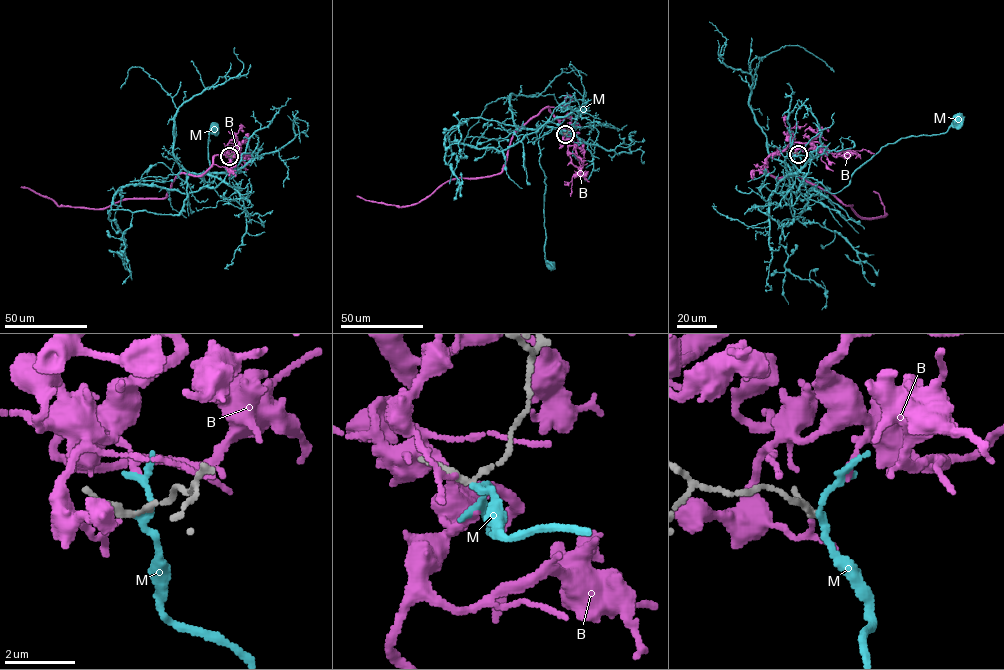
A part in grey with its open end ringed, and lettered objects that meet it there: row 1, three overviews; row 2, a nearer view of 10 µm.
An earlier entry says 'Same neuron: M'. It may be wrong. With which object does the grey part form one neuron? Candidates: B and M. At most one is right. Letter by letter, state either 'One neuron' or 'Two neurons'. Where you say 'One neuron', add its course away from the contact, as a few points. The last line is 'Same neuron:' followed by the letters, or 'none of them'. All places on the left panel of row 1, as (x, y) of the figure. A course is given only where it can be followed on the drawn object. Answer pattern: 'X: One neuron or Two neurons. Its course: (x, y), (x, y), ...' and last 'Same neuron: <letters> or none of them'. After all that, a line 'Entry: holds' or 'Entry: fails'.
B: Two neurons
M: One neuron. Its course: (229, 156), (237, 170), (200, 174), (204, 177), (203, 188), (209, 180), (209, 134), (216, 127)
Same neuron: M
Entry: holds

